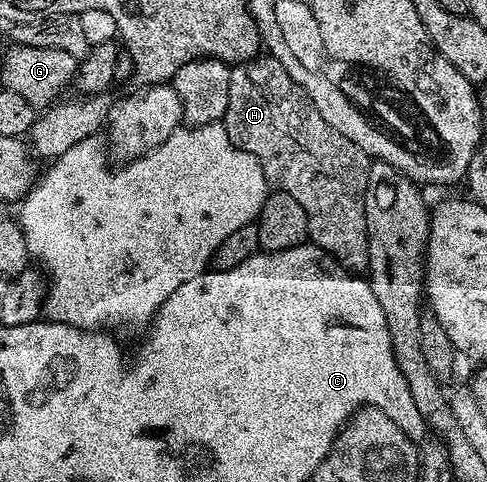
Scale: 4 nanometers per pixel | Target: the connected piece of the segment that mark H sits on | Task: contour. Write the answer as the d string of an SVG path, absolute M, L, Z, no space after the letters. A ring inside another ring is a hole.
M261 53L256 59L230 66L227 113L223 122L233 144L251 153L259 161L263 173L269 171L269 175L277 179L276 190L286 191L303 205L303 213L307 213L308 242L317 247L321 243L349 243L349 239L357 239L357 231L361 231L361 239L367 239L364 194L370 156L319 117L315 105L305 96L305 90L272 55Z

